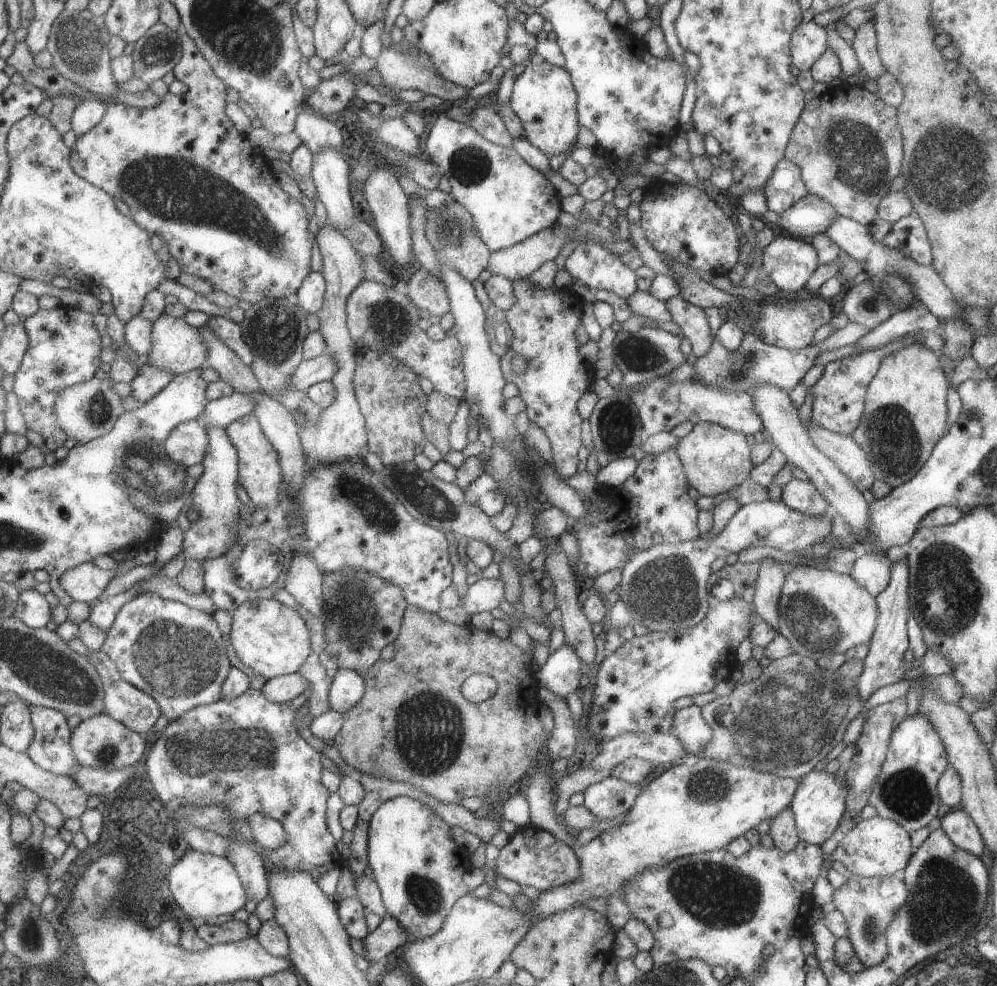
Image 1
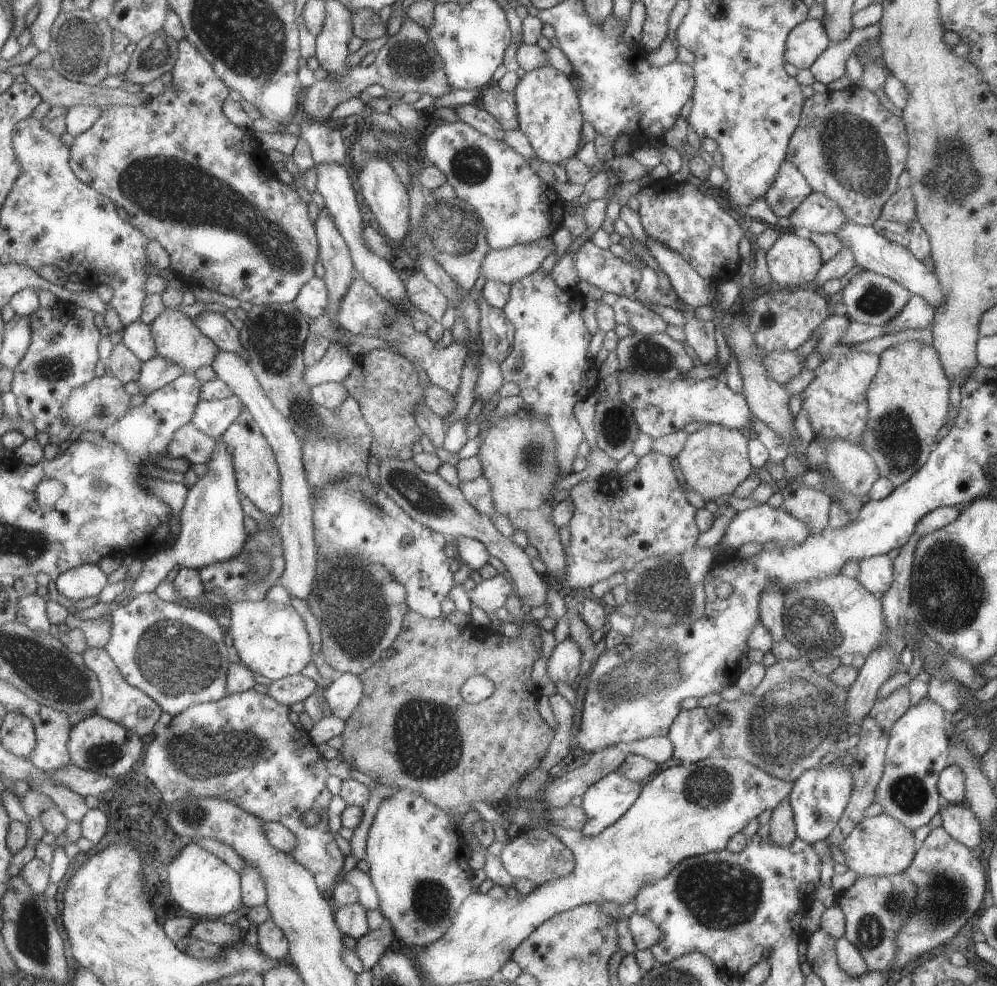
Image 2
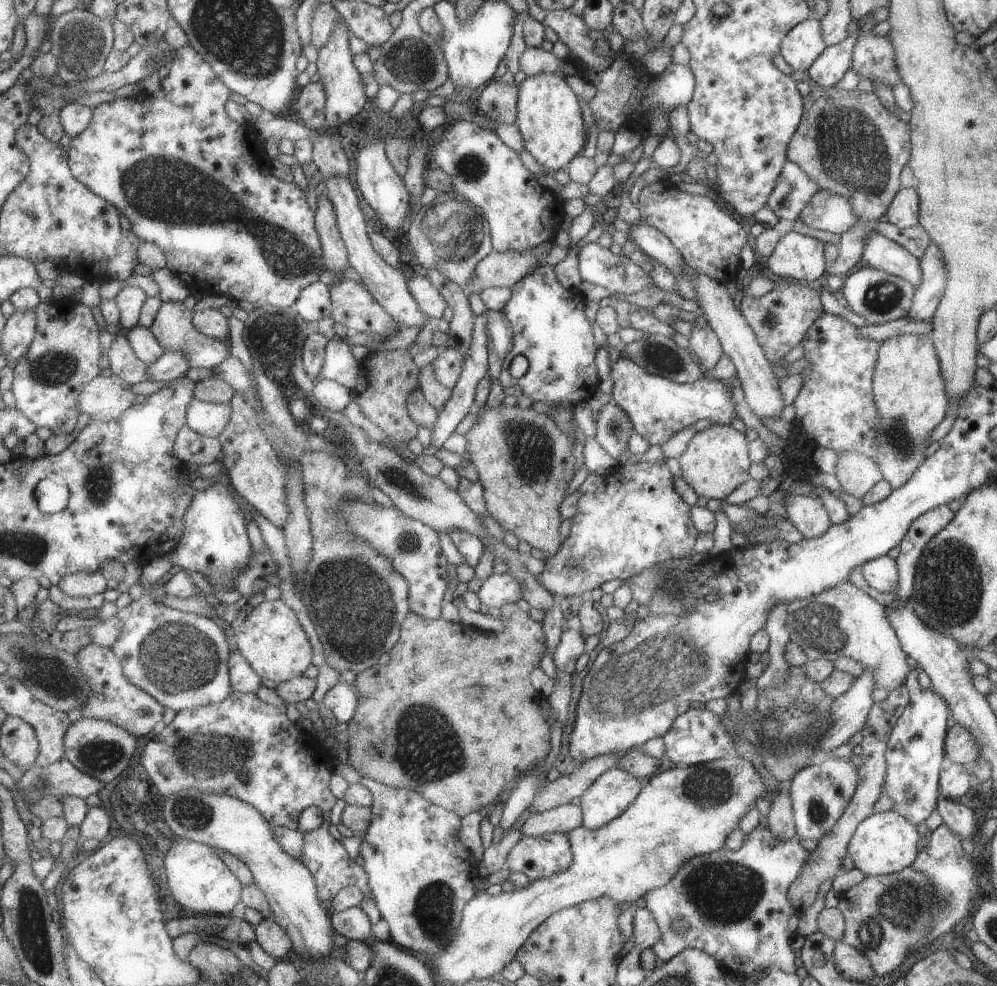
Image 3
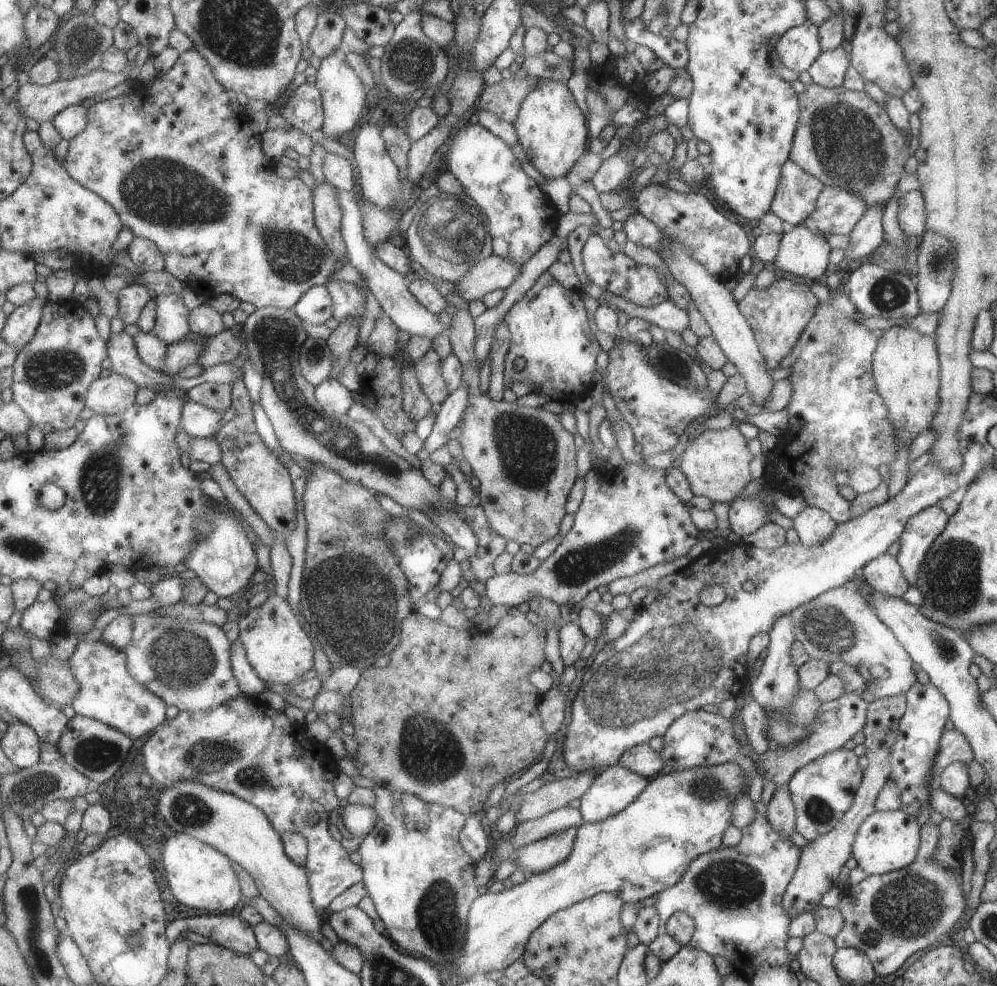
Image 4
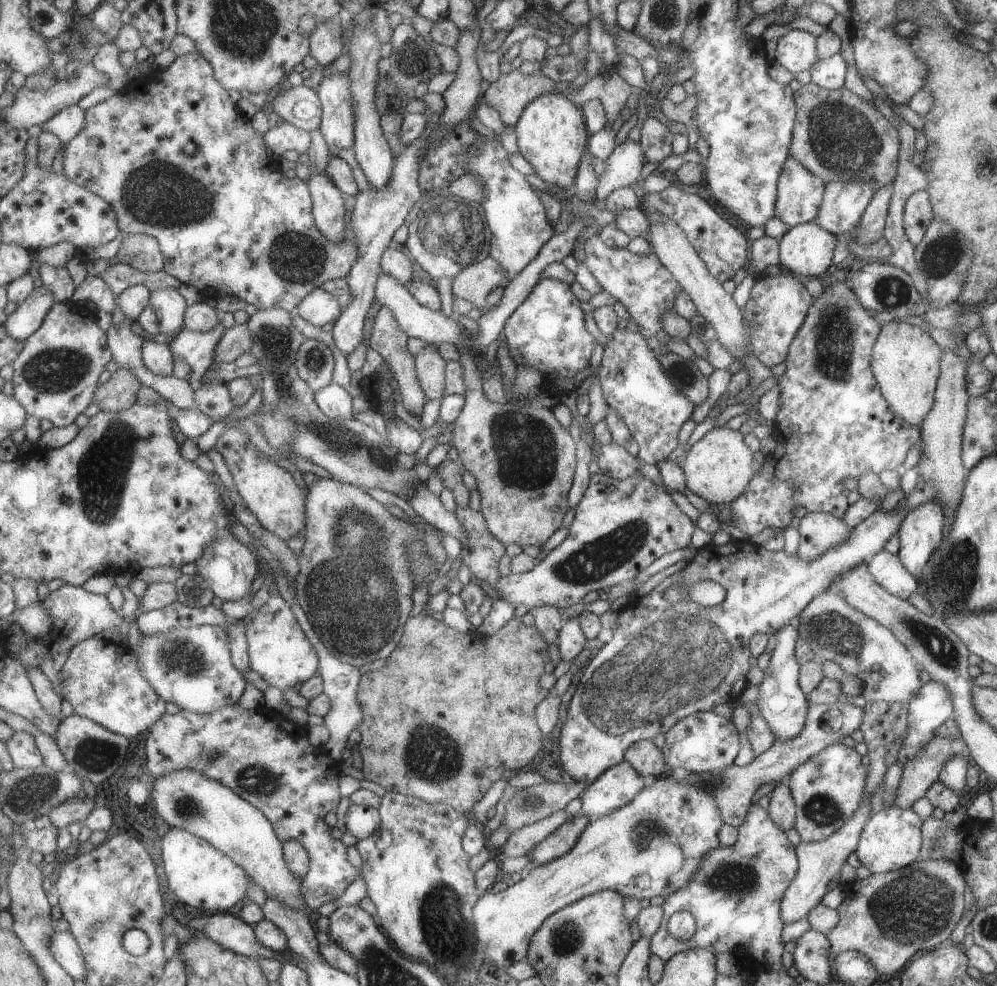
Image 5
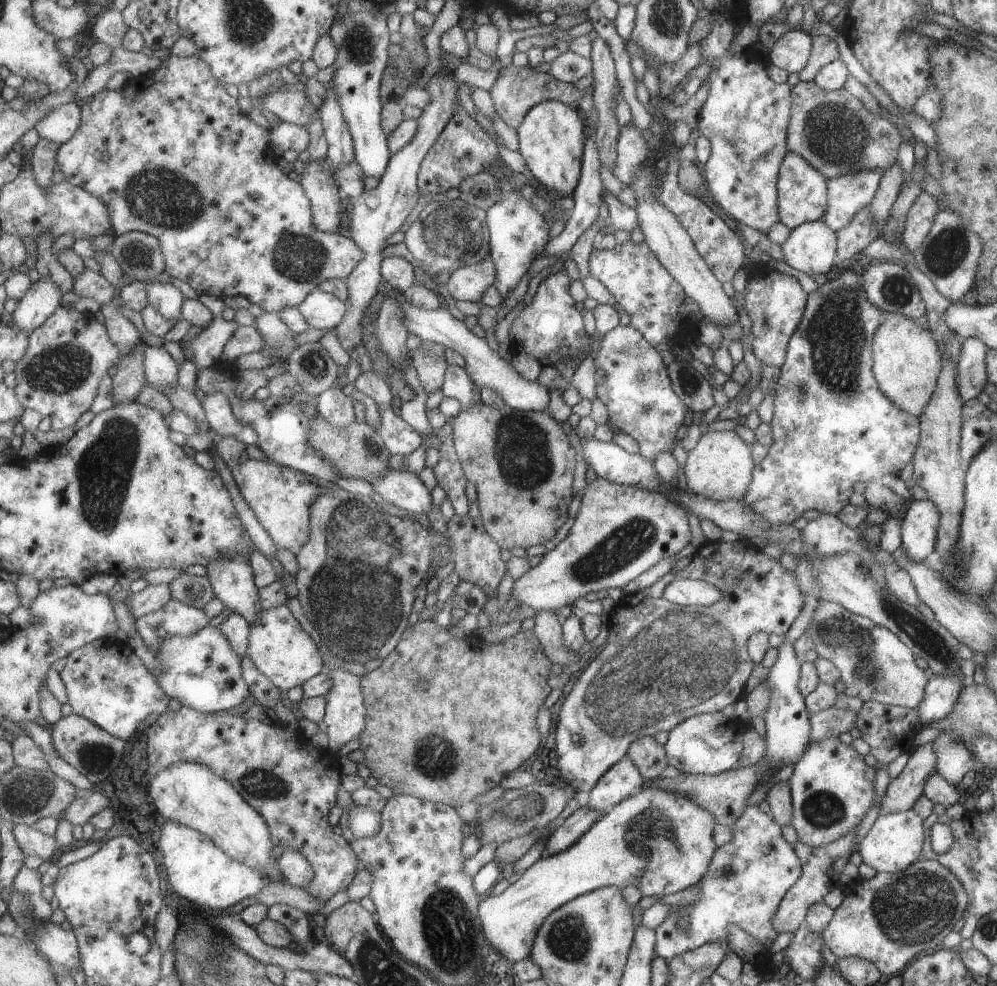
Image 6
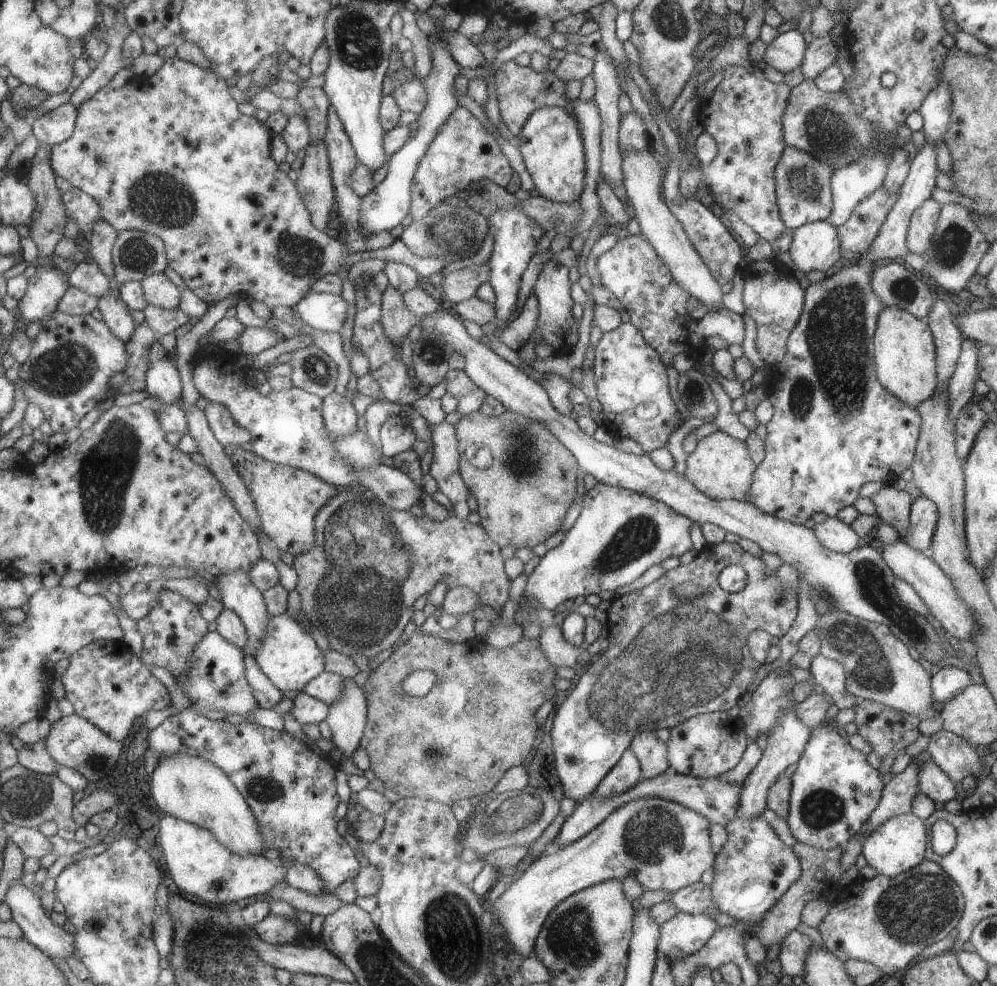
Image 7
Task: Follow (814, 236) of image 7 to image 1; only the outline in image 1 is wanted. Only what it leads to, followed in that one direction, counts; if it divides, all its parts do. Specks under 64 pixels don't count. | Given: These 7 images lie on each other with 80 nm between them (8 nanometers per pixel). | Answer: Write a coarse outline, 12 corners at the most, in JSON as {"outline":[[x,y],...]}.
{"outline":[[793,235],[763,248],[761,268],[785,292],[803,291],[819,265]]}

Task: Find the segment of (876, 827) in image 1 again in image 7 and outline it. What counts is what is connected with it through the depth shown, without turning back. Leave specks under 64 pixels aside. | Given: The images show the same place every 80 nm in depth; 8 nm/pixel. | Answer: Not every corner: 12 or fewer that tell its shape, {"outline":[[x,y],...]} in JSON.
{"outline":[[889,817],[863,840],[877,875],[917,866],[929,847],[924,821]]}

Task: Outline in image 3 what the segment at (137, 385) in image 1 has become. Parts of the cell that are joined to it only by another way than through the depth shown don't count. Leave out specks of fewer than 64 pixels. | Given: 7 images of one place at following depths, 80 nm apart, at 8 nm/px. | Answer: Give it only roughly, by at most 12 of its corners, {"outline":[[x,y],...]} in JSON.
{"outline":[[169,351],[148,365],[149,380],[186,377],[192,362]]}

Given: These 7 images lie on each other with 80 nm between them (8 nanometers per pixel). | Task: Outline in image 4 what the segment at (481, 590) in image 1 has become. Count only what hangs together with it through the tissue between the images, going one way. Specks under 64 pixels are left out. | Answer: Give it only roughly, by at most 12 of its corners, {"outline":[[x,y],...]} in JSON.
{"outline":[[591,467],[573,524],[492,605],[558,605],[683,556],[699,530],[663,470]]}

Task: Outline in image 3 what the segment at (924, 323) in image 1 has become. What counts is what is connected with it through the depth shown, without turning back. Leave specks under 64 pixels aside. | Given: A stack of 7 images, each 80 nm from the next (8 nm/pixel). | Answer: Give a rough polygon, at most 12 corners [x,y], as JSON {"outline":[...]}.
{"outline":[[931,240],[917,260],[921,280],[905,317],[931,319],[946,268]]}

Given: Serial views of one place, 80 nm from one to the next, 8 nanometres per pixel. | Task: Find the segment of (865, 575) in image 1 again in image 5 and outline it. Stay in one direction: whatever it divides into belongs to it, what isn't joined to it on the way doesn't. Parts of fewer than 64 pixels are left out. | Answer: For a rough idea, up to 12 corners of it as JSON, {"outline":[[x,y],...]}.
{"outline":[[878,550],[866,567],[876,583],[907,601],[918,592],[896,554]]}

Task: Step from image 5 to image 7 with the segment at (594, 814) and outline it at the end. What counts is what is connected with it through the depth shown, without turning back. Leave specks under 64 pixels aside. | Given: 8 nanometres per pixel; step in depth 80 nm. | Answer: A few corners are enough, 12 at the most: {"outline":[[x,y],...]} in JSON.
{"outline":[[627,747],[592,793],[610,797],[641,779]]}

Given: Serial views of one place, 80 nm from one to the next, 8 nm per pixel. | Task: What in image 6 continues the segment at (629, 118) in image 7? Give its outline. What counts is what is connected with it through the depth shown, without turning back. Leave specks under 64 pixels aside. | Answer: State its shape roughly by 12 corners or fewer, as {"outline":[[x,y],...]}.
{"outline":[[632,120],[619,128],[614,177],[627,186],[648,146]]}

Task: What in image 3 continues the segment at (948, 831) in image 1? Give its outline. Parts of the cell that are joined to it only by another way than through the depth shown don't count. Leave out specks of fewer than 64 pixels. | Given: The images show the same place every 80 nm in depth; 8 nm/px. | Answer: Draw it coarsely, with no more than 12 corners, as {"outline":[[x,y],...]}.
{"outline":[[940,794],[934,809],[951,832],[974,842],[969,808]]}

